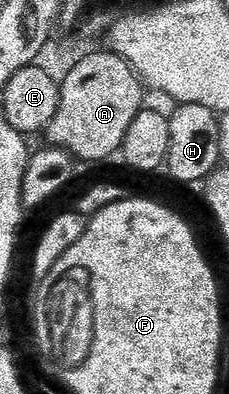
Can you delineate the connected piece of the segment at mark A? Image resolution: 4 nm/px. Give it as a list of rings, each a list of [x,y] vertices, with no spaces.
[[[110,50],[95,53],[74,67],[61,83],[59,109],[46,130],[46,139],[70,152],[76,161],[107,160],[122,149],[129,126],[144,111],[143,92],[143,81],[121,57]]]

